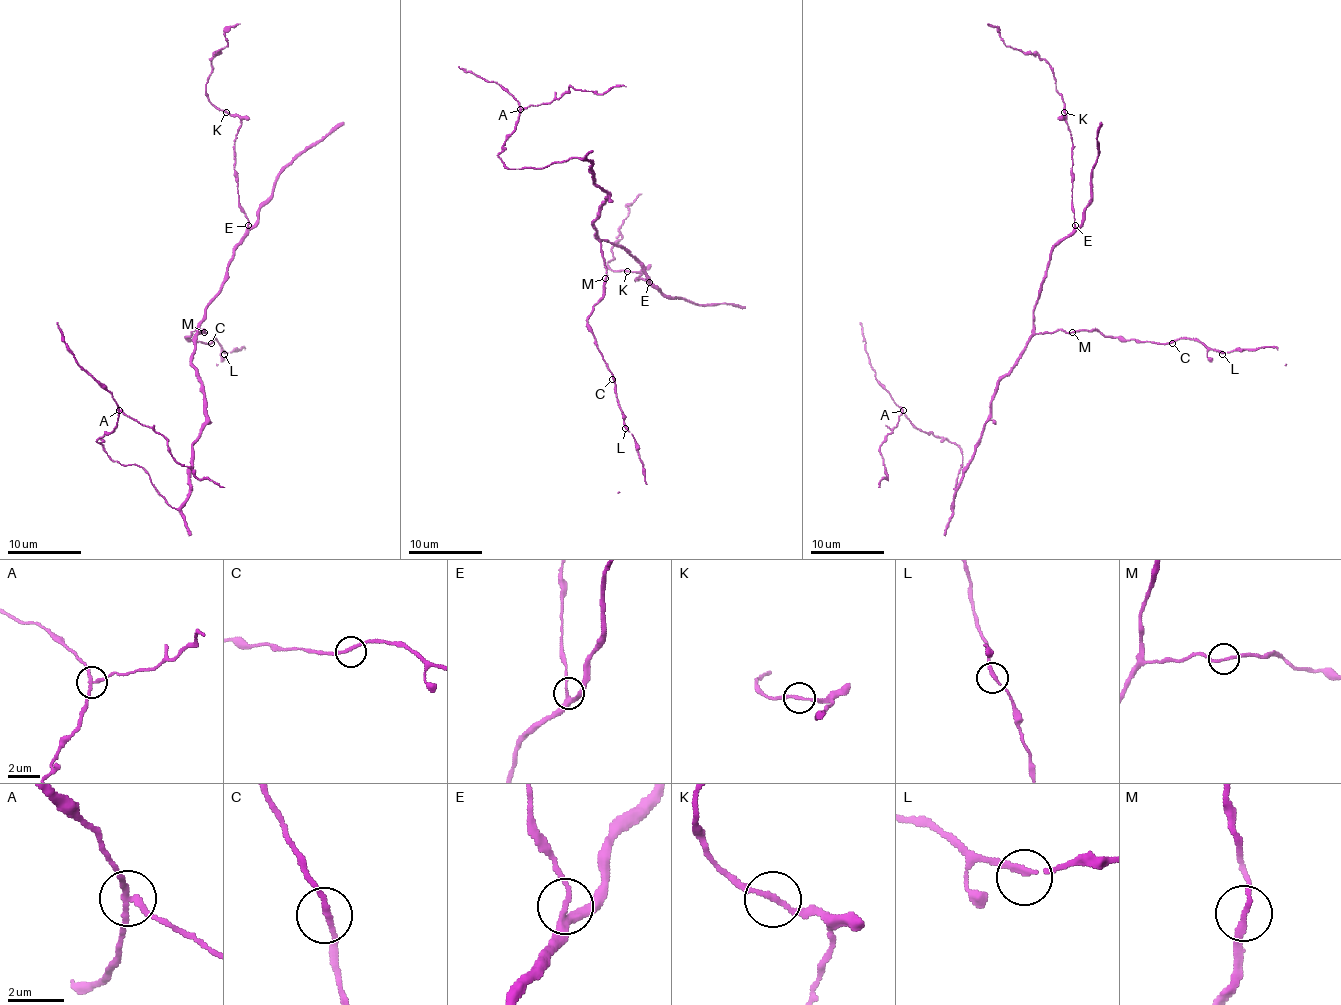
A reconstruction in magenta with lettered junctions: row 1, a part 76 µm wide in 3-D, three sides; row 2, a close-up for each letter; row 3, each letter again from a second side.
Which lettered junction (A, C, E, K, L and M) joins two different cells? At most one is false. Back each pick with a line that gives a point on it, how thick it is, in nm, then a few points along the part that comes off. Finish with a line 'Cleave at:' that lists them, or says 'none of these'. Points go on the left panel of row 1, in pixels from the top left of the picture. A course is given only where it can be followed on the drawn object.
A: (119, 410) | 170 nm | (119, 410), (152, 427), (167, 442), (169, 453), (198, 478), (209, 478), (224, 487)
Cleave at: A

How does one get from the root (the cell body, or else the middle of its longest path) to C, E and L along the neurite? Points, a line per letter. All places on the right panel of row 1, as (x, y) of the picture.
C: (998, 383), (1017, 361), (1026, 343), (1037, 334), (1097, 330), (1114, 337), (1172, 343)
E: (998, 383), (1017, 361), (1031, 334), (1033, 306), (1051, 251), (1075, 225)
L: (998, 383), (1033, 335), (1059, 330), (1097, 330), (1105, 335), (1156, 343), (1194, 339), (1222, 354)

